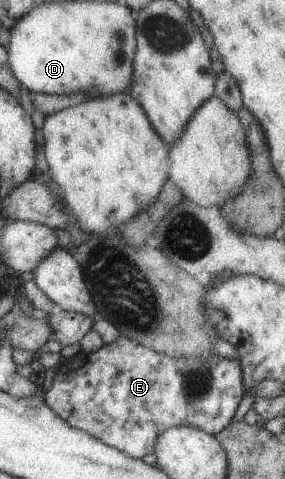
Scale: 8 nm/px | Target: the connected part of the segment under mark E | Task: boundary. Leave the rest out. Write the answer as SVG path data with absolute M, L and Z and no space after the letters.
M119 336L111 344L86 354L80 350L68 359L61 359L54 369L51 389L45 392L44 403L70 427L85 431L104 445L133 458L153 454L157 437L168 428L193 426L215 436L232 421L244 397L242 372L237 361L217 357L169 358Z

